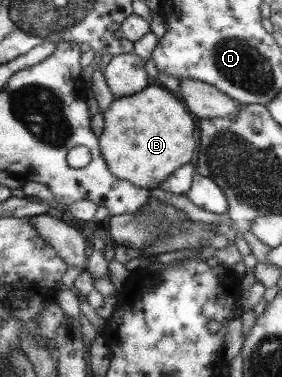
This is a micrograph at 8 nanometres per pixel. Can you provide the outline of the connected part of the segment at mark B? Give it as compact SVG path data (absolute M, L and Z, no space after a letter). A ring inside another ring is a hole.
M155 83L140 92L114 98L103 119L105 125L99 140L104 160L109 161L109 169L117 177L133 181L133 186L155 190L163 179L193 157L195 123L191 115L171 92L155 87Z

